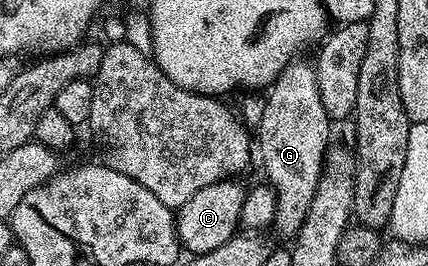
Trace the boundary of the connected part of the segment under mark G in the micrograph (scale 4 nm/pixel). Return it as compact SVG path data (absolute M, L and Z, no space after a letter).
M304 61L291 62L267 87L268 99L260 110L258 158L264 161L267 185L272 186L276 193L275 229L288 236L295 235L306 220L318 188L324 156L330 149L328 137L332 134L333 126L326 108L322 108L315 65L311 61Z

